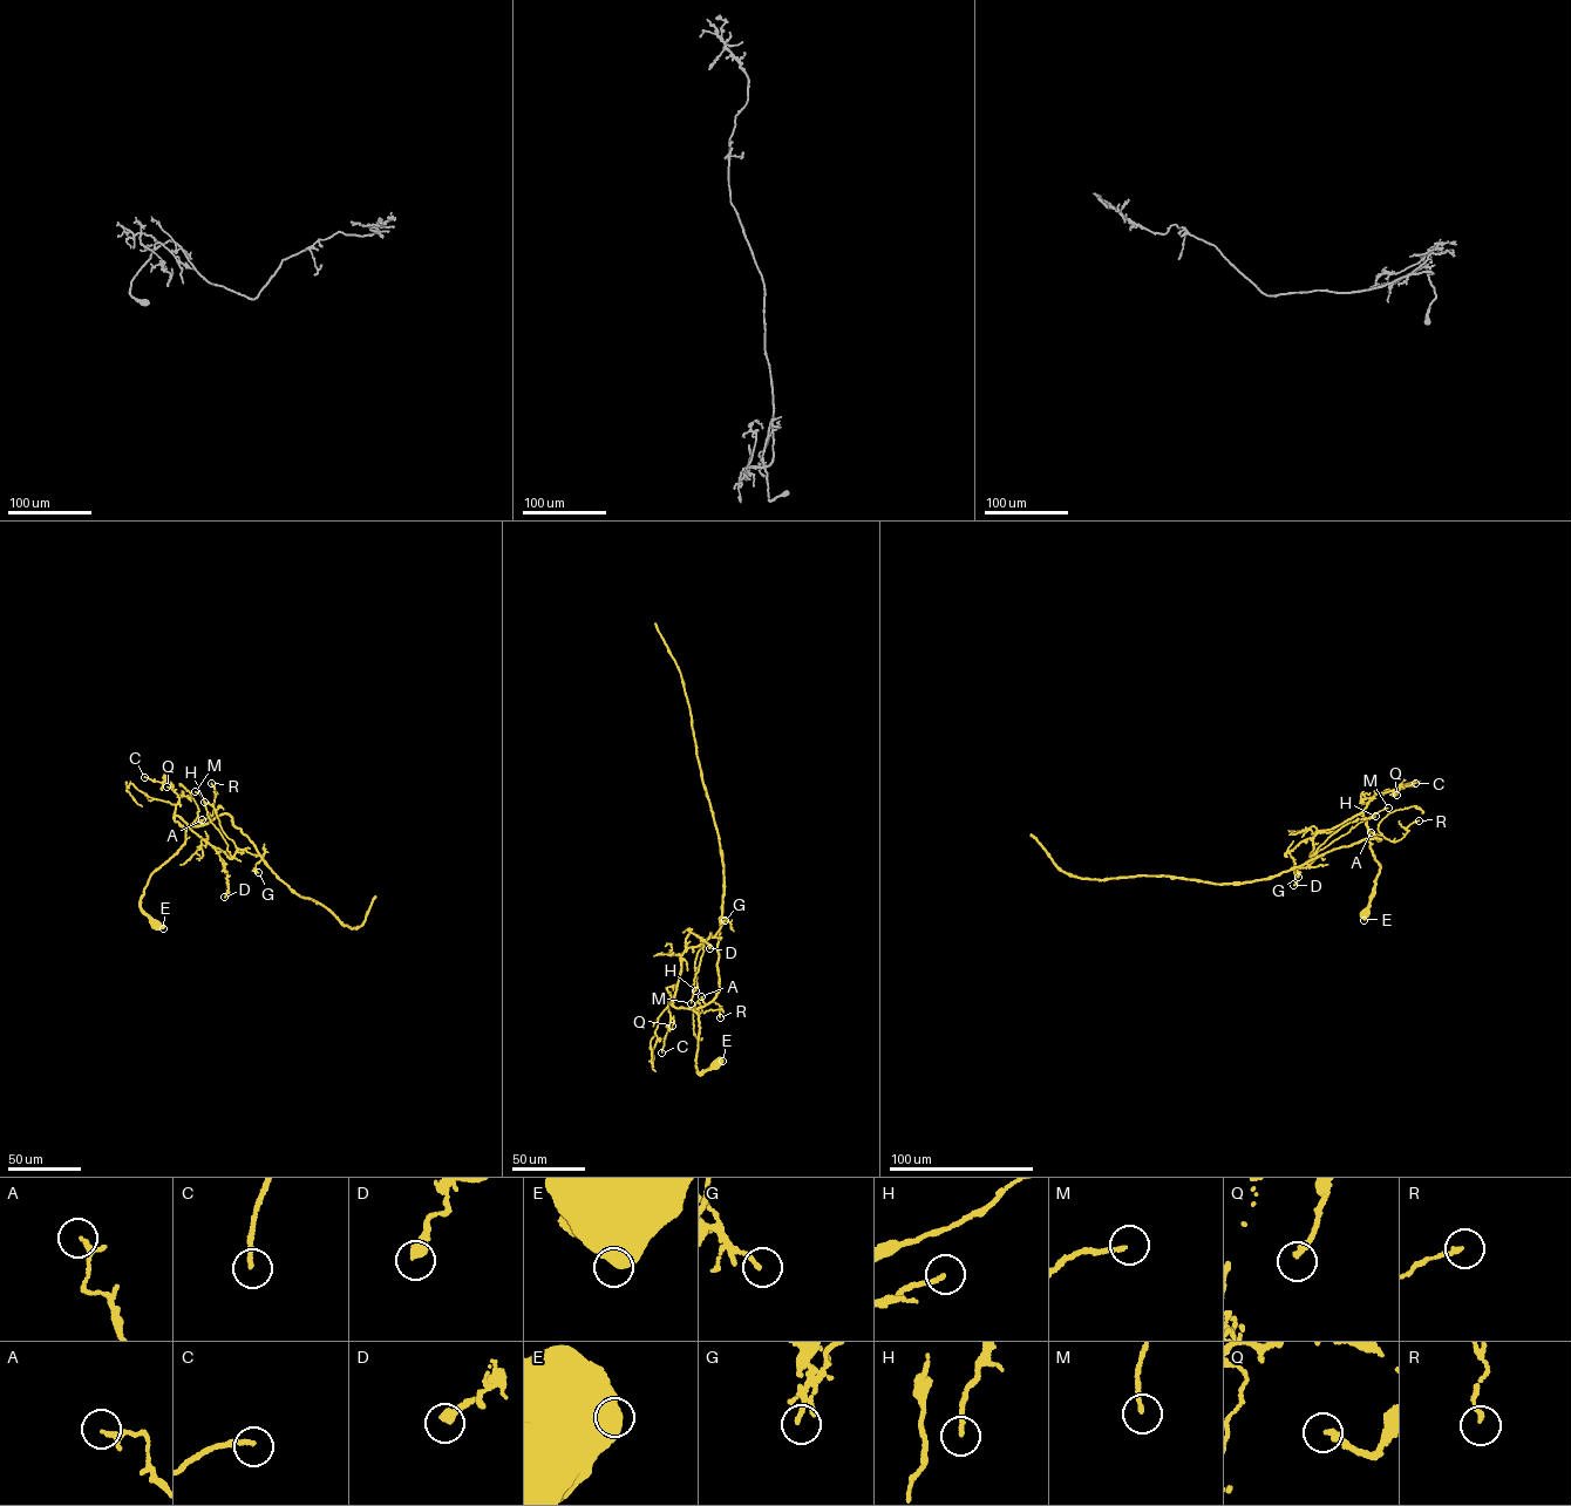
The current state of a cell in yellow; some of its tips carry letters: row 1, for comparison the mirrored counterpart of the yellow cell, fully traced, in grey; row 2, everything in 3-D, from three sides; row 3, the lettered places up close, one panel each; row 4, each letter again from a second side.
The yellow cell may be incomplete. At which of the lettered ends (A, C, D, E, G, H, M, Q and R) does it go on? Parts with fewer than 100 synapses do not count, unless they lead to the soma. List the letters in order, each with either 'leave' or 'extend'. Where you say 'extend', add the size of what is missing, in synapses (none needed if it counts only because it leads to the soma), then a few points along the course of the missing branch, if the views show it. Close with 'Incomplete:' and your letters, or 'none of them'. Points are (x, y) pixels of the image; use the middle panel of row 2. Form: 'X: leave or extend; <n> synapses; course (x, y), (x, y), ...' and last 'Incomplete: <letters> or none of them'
A: leave
C: leave
D: leave
E: leave
G: leave
H: leave
M: leave
Q: leave
R: leave
Incomplete: none of them

